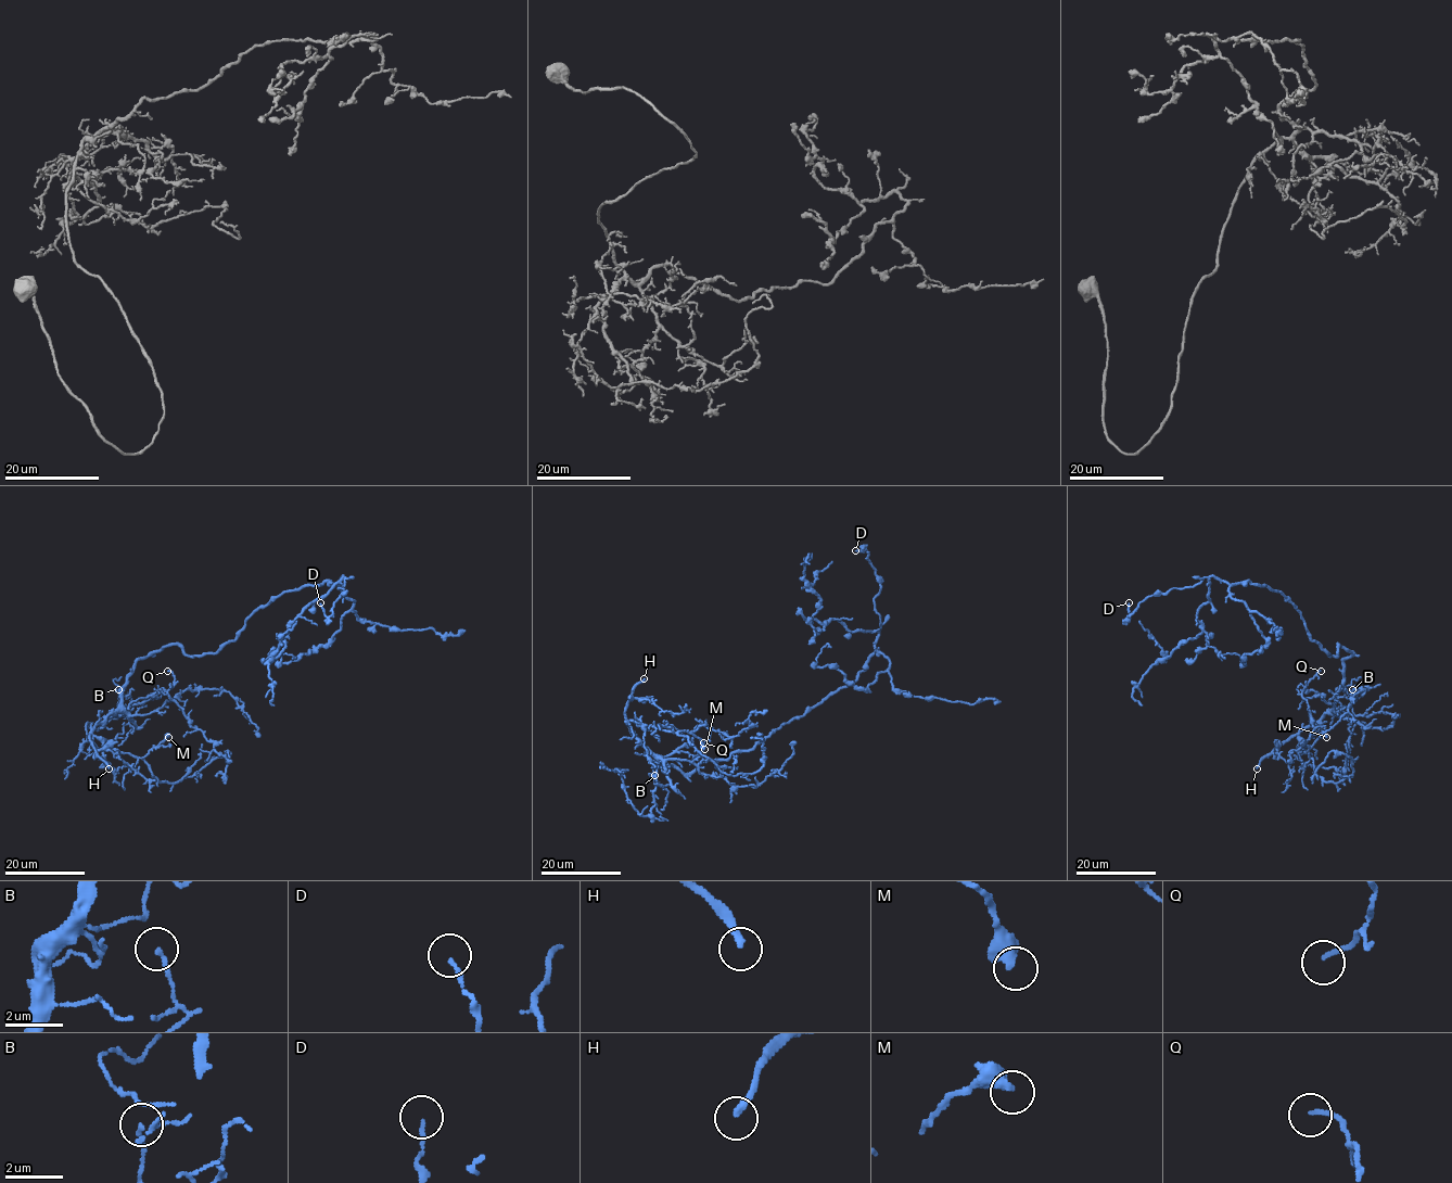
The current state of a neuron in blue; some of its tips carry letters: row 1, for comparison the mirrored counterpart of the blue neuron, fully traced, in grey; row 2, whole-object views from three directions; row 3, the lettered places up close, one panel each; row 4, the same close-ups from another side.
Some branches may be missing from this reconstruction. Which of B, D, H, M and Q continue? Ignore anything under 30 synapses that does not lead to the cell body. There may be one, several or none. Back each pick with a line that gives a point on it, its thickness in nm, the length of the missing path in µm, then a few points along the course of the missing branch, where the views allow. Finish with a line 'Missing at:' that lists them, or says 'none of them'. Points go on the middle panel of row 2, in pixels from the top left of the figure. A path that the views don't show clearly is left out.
H: (644, 678) | 240 nm | 110 µm | (644, 678), (667, 659), (722, 636), (734, 624), (692, 593), (664, 585), (603, 580), (602, 572), (598, 576)
Missing at: H

